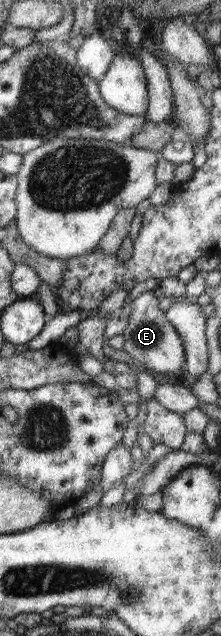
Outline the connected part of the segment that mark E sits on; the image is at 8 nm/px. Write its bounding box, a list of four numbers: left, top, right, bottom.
[122,291,185,381]

